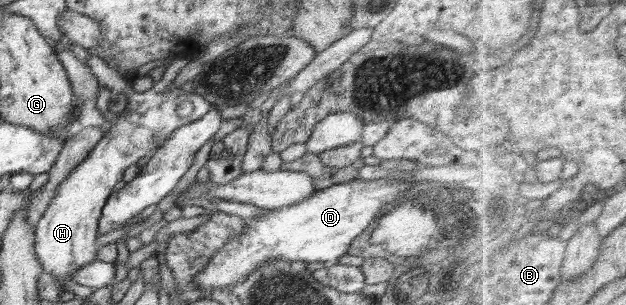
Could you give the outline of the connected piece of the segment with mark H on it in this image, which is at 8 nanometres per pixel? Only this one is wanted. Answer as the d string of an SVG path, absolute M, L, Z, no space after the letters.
M177 55L166 68L163 78L145 92L137 92L130 82L115 68L105 64L99 56L87 60L98 84L111 92L127 93L127 106L113 122L109 133L92 149L92 152L57 186L55 197L34 228L35 255L43 270L59 279L72 280L77 269L97 259L98 221L108 197L114 193L115 185L122 180L124 171L158 148L177 128L205 116L213 105L197 93L188 93L172 85L180 70L191 62L188 55Z

